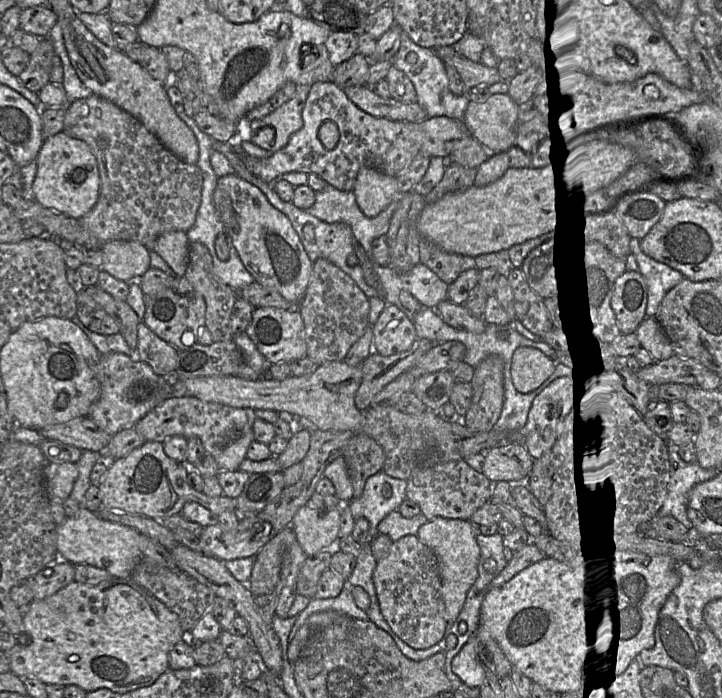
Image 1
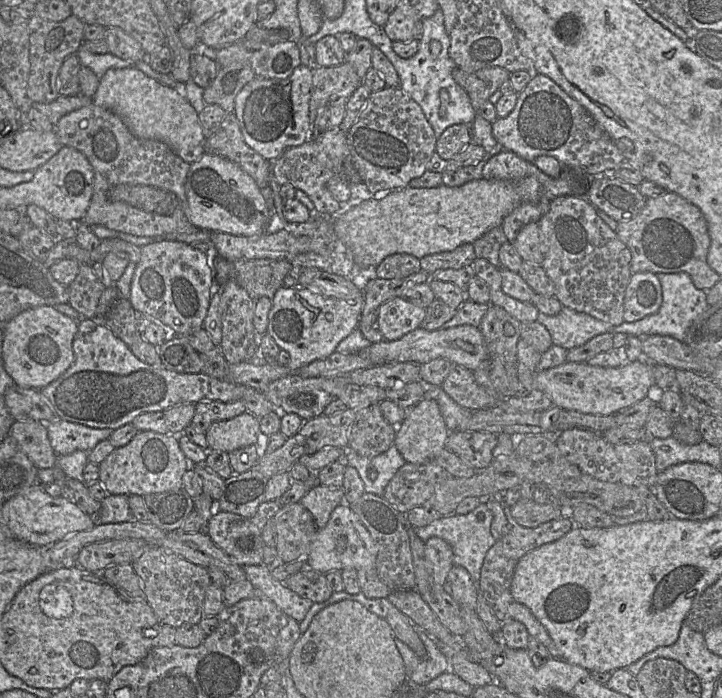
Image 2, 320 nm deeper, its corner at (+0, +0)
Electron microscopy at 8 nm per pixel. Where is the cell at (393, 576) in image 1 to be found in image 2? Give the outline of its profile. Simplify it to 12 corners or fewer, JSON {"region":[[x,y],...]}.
{"region":[[439,537],[425,542],[434,582],[447,586],[454,565],[451,545]]}

